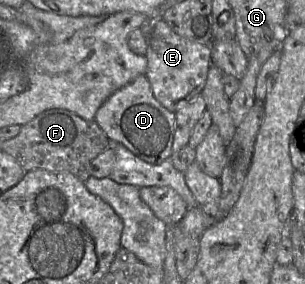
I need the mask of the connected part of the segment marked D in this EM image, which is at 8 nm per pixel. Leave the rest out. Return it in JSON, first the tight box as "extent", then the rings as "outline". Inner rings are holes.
{"extent":[95,75,175,164],"outline":[[[145,75],[114,92],[98,109],[95,121],[111,142],[123,144],[133,154],[151,164],[160,164],[173,153],[175,112],[163,107],[154,96]]]}

